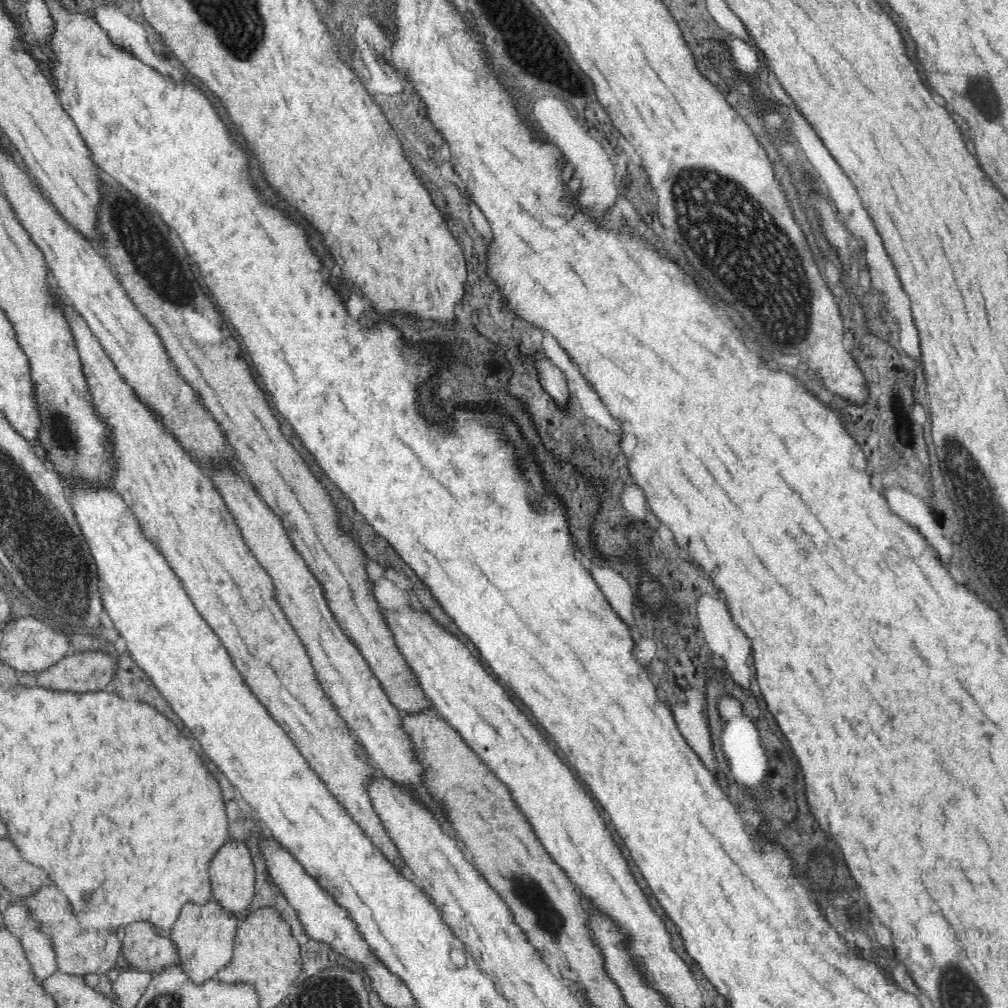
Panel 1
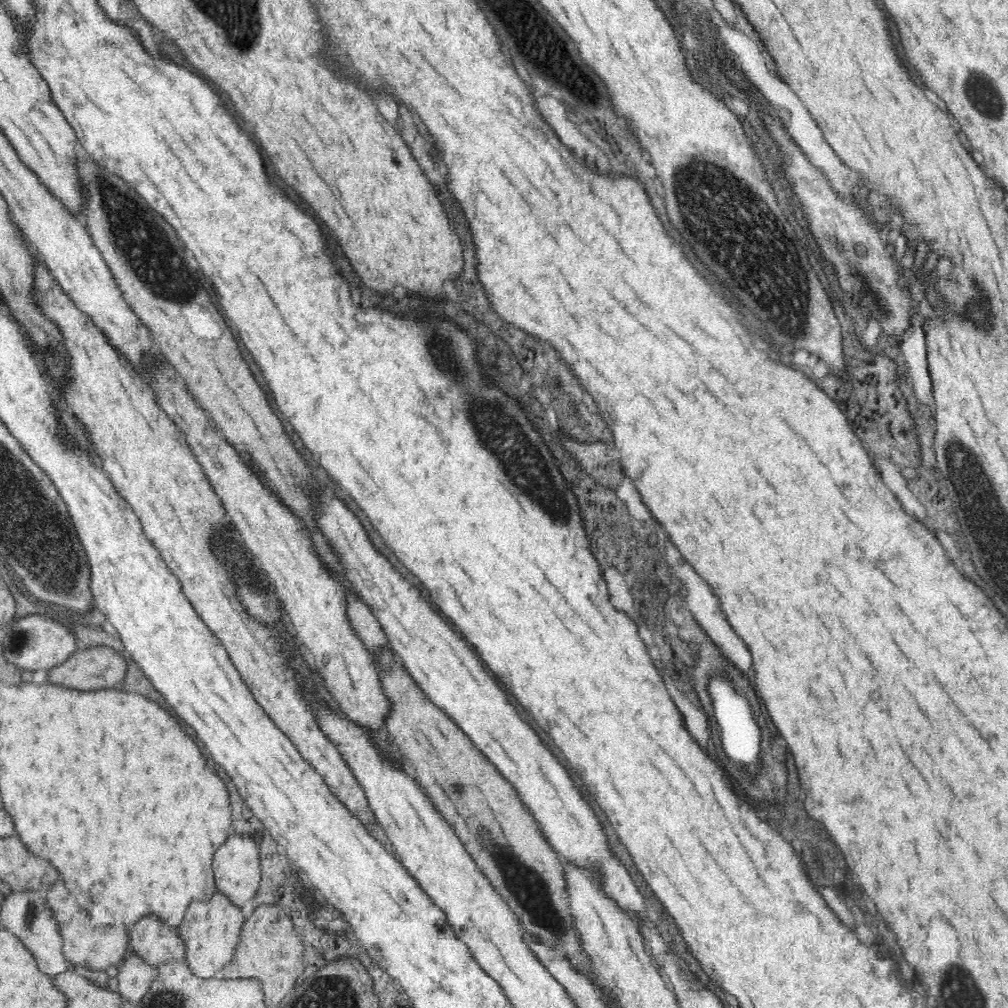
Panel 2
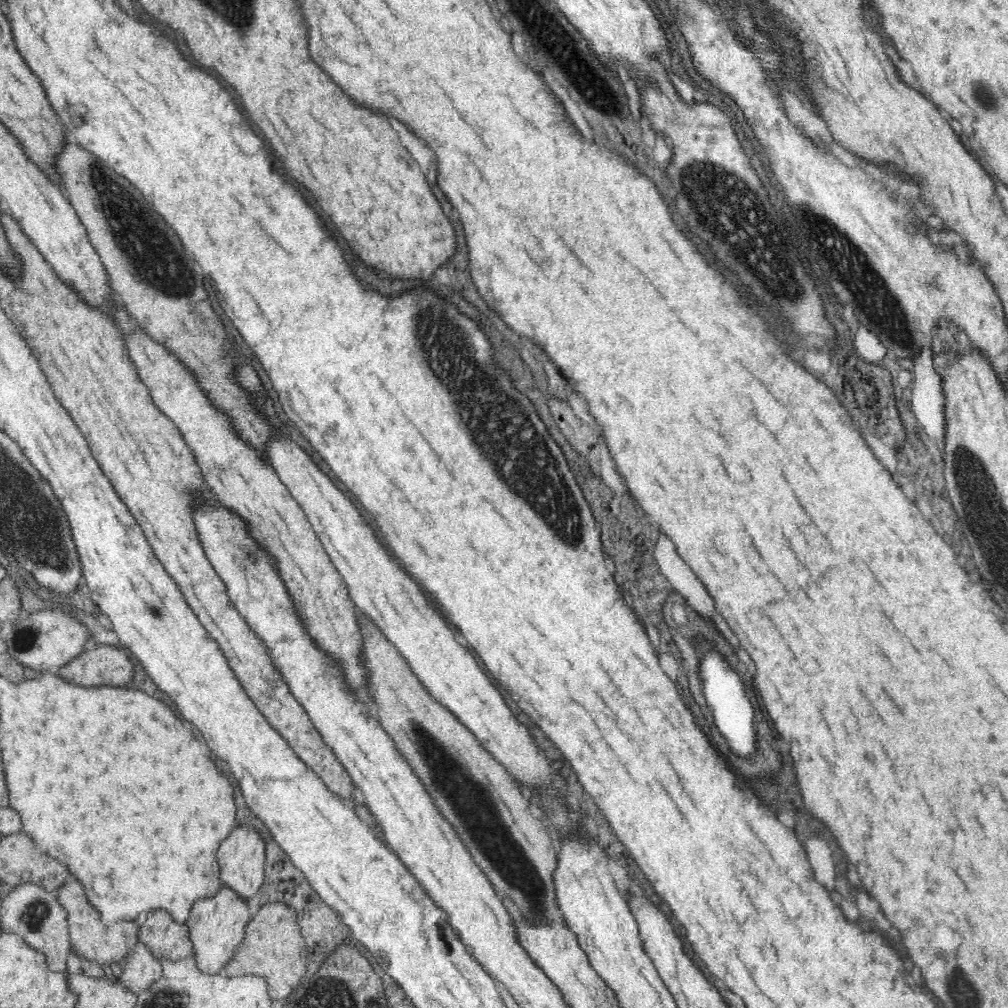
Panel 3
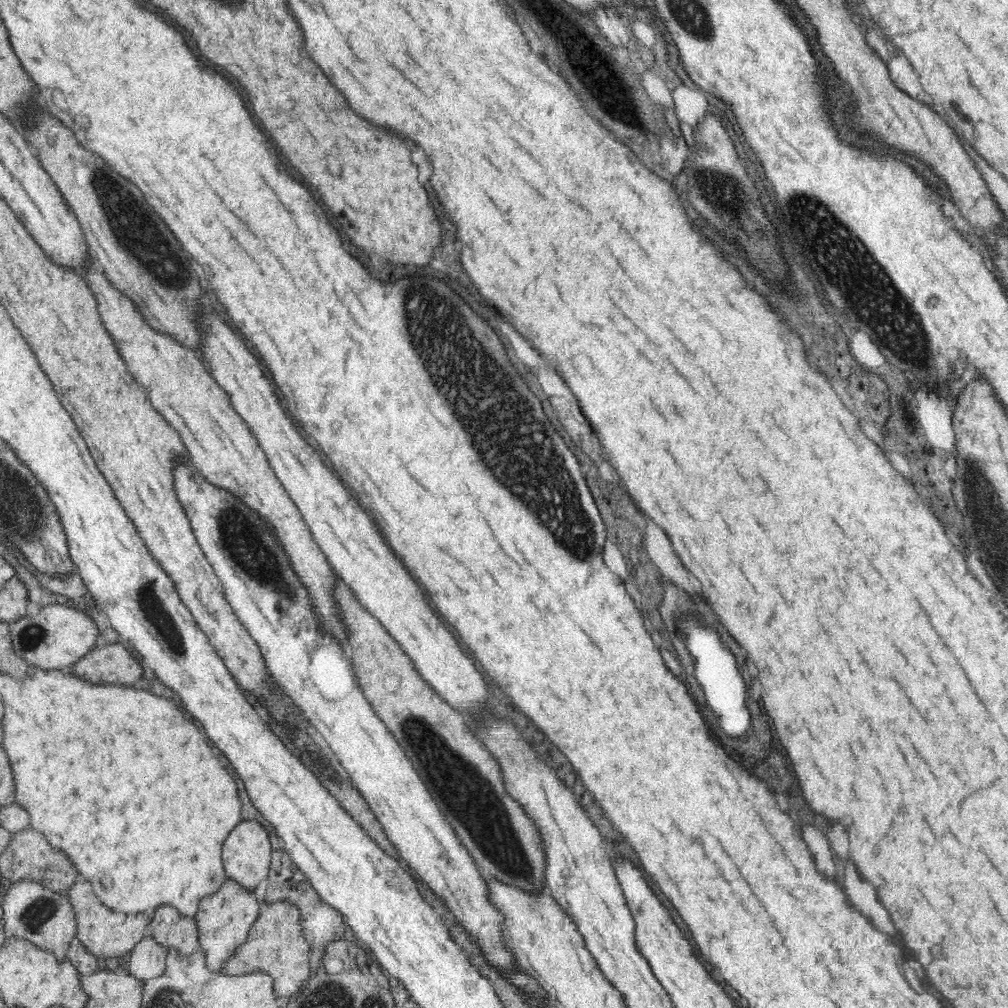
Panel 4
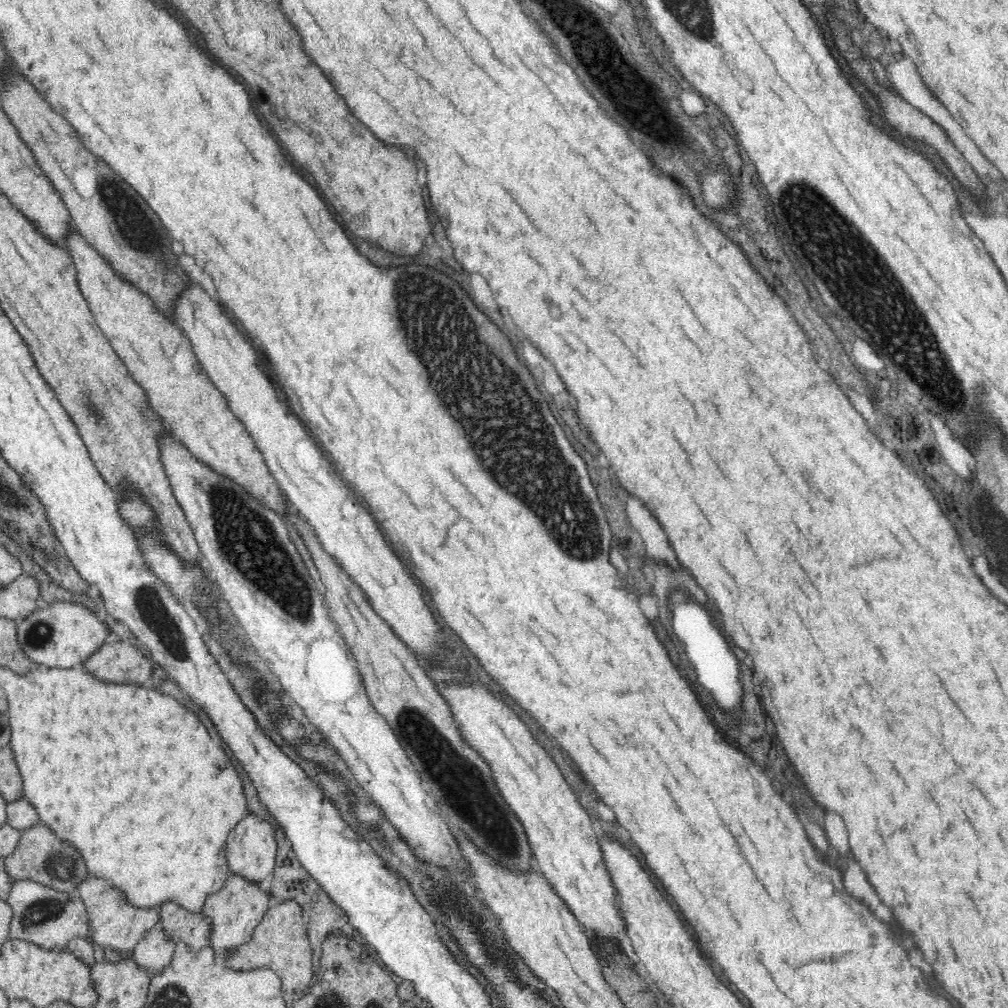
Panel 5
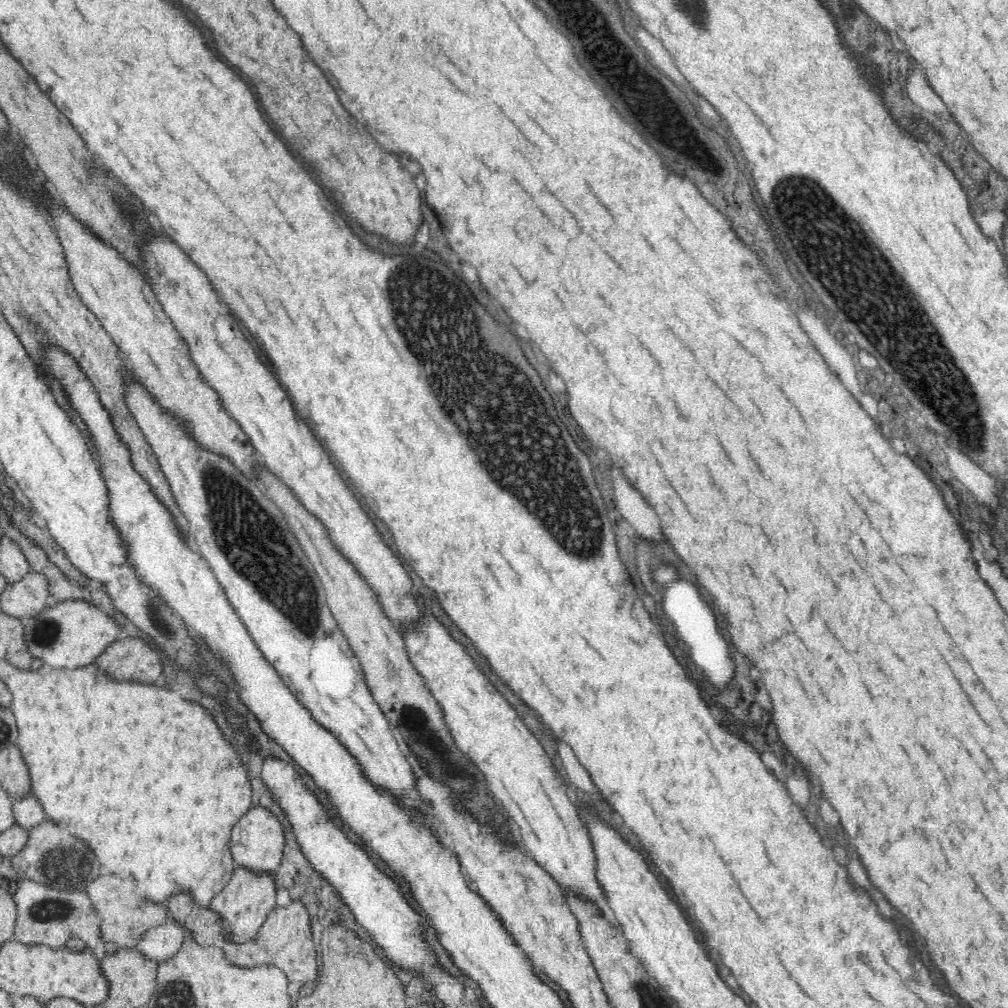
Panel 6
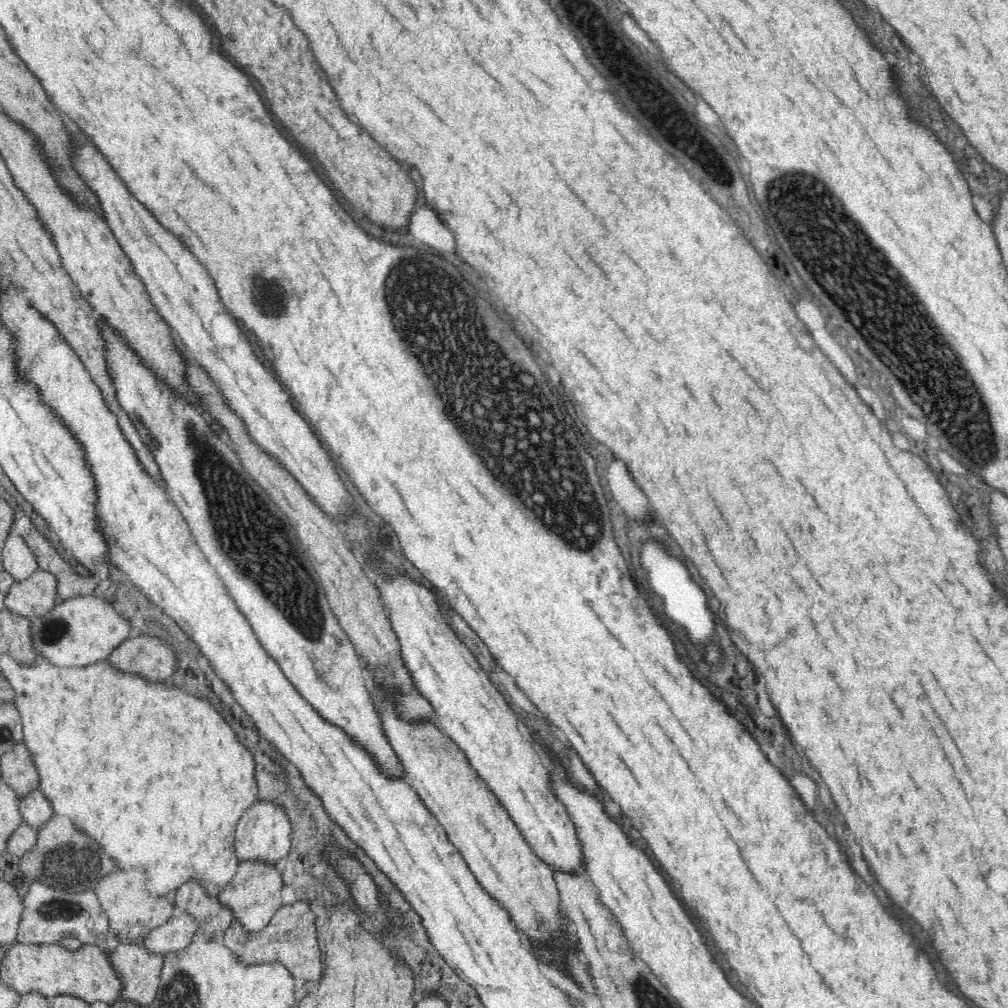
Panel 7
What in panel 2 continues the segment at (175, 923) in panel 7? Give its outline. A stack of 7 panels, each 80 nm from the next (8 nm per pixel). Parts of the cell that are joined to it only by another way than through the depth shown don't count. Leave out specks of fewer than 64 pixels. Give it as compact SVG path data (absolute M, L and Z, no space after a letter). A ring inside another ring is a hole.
M129 952L124 958L122 970L118 972L112 985L132 1007L148 992L158 976L159 971L156 967L146 963L140 955Z

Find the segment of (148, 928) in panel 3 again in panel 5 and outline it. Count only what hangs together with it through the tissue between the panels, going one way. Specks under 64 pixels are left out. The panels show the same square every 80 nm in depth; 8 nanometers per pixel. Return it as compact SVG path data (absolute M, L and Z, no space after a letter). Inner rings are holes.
M167 902L161 906L159 926L174 944L184 942L195 951L210 946L210 921L201 912L190 912L178 903Z

